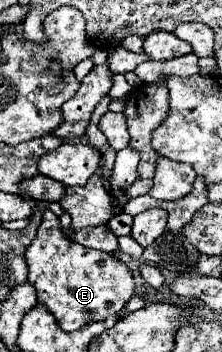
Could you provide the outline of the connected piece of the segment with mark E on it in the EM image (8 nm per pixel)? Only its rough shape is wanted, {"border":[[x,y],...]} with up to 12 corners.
{"border":[[45,211],[25,251],[37,301],[67,333],[119,313],[131,271],[65,239]]}

